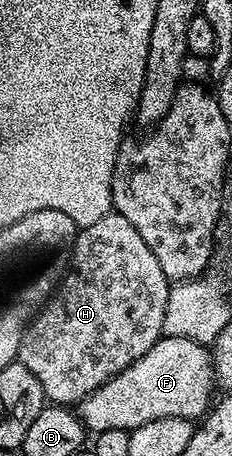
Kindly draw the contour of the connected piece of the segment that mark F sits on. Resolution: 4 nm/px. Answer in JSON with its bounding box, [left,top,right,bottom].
[77,335,216,433]

